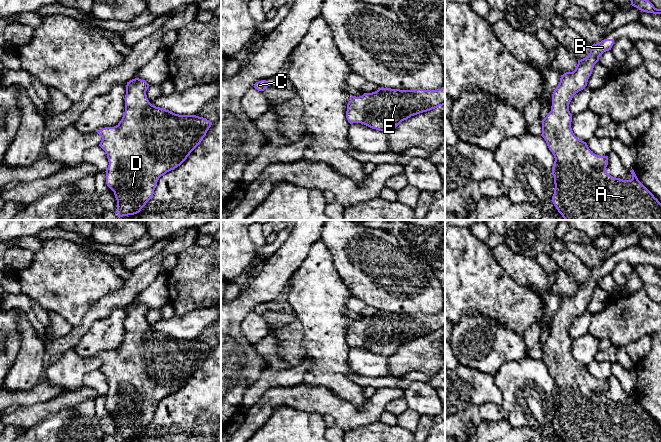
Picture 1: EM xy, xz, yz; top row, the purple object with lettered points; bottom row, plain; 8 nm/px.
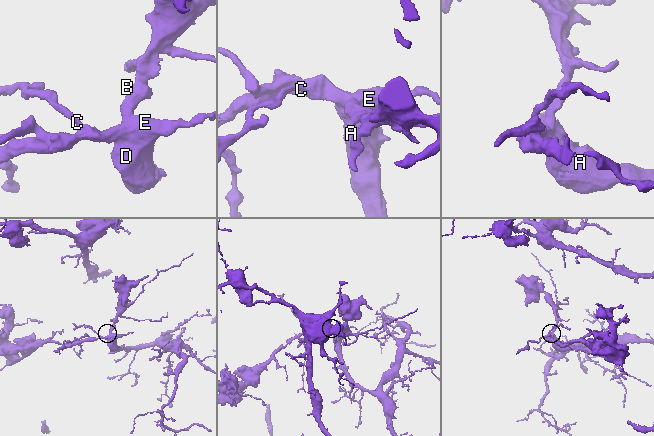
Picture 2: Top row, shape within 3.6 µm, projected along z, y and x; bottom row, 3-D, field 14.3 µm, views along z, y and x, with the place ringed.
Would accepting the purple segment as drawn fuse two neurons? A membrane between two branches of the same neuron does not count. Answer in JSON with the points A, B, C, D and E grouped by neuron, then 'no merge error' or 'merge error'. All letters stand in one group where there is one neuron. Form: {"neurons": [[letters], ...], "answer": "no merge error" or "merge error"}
{"neurons": [["A", "B", "C", "D", "E"]], "answer": "no merge error"}

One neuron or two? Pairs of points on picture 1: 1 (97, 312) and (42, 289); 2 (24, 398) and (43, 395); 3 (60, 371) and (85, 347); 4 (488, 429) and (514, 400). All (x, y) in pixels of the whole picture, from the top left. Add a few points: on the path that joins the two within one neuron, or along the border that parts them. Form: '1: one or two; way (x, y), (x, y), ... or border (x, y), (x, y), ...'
1: two; border (108, 294), (101, 297), (74, 326)
2: one; way (29, 397), (38, 395)
3: two; border (73, 349), (82, 356), (96, 356)
4: two; border (506, 419), (513, 427), (528, 427)

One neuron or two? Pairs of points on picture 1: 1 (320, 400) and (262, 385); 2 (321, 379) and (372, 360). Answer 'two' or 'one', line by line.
1: two
2: two

